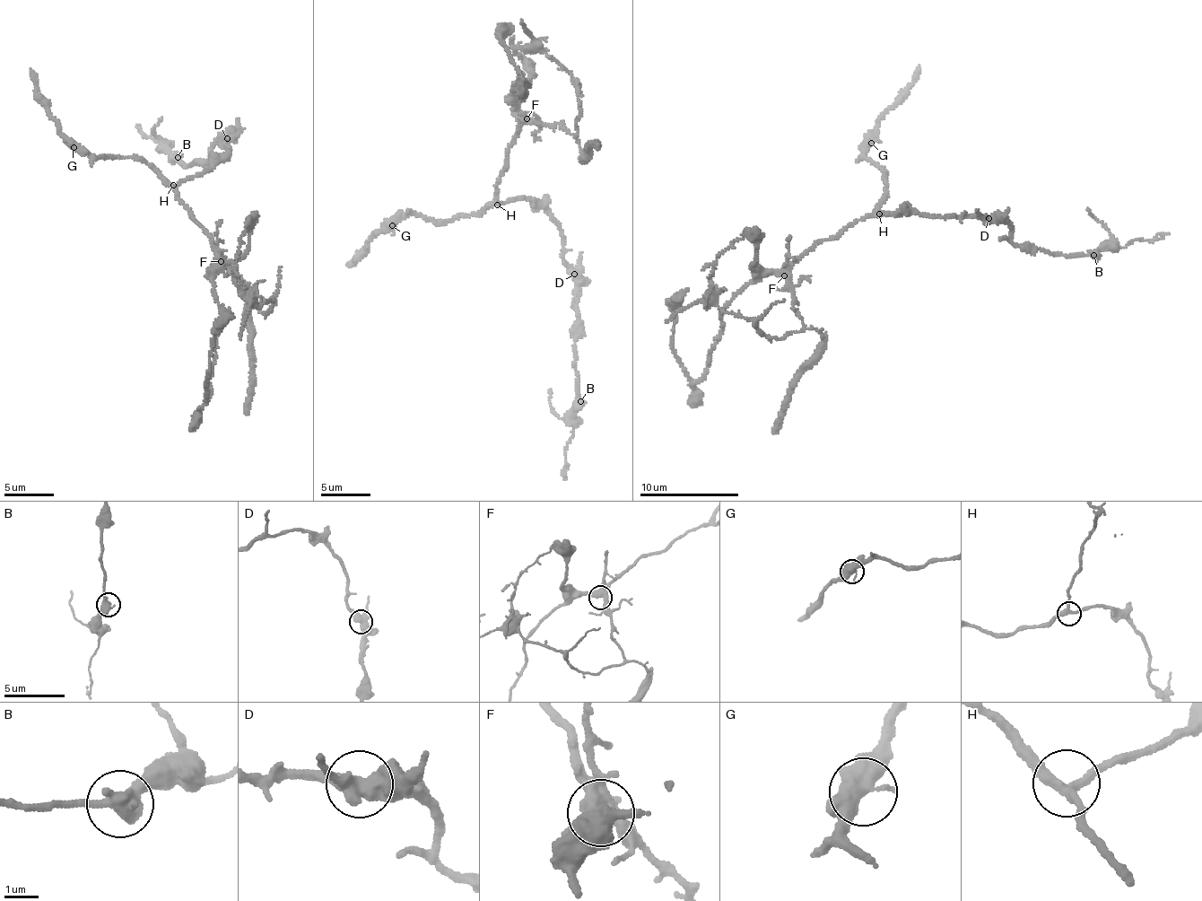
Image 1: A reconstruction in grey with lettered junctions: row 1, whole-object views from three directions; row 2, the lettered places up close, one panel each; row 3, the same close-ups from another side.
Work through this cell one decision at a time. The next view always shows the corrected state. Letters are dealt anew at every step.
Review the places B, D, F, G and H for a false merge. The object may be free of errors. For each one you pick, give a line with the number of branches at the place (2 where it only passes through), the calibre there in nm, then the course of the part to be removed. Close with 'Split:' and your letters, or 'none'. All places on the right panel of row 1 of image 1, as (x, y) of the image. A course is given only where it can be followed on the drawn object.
F: Branches: 3. Thickness 400 nm. Course of the part to remove: (785, 276), (793, 307), (803, 326), (783, 338), (769, 337), (753, 323), (701, 302), (666, 322)
Split: F

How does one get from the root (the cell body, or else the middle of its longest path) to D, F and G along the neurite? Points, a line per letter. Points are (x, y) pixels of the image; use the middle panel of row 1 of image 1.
D: (498, 191), (500, 202), (529, 197), (545, 210), (562, 237), (562, 263), (575, 275)
F: (498, 191), (496, 183), (509, 158), (509, 144), (515, 140), (519, 126), (527, 118)
G: (498, 191), (498, 201), (475, 214), (426, 221), (421, 216), (405, 214), (392, 225)

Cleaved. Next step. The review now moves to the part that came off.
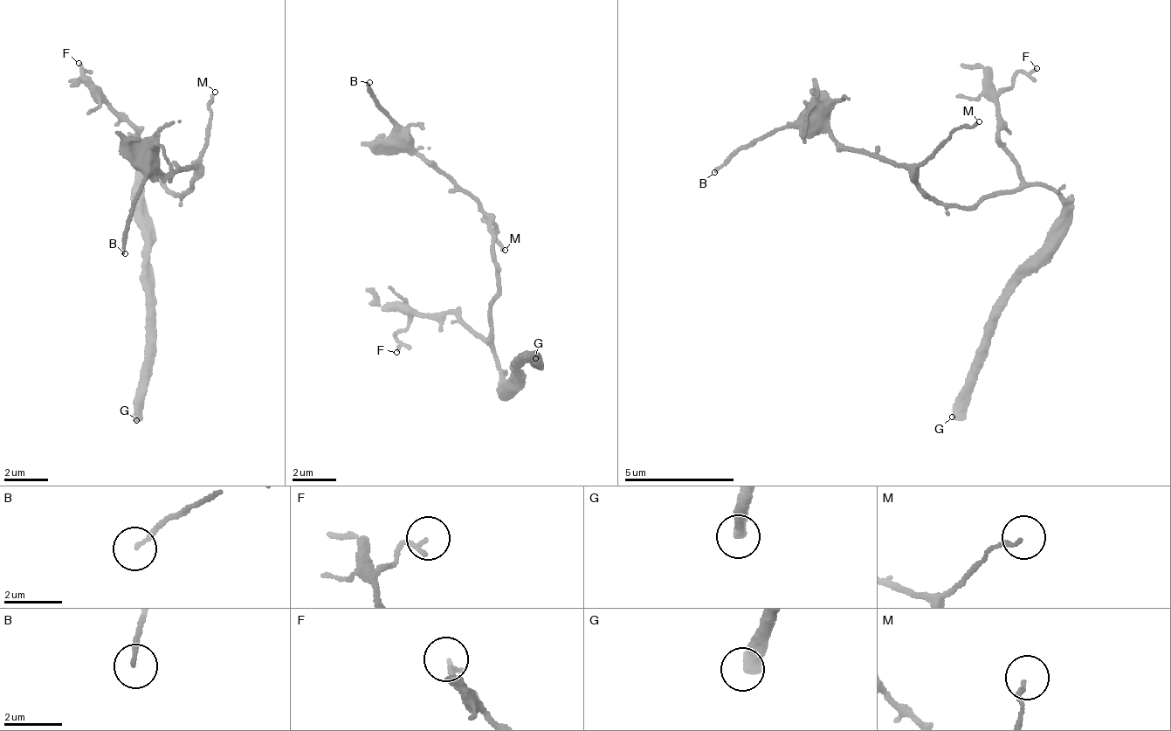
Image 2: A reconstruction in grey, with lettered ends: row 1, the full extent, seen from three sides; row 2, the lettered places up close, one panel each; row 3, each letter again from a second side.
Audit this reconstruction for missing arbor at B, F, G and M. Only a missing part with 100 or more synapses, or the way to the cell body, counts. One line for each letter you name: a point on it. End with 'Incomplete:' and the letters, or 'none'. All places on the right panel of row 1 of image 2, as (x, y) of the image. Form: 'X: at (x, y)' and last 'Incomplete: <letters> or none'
G: at (952, 417)
Incomplete: G

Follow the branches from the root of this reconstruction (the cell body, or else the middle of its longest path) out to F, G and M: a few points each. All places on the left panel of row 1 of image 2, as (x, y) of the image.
F: (161, 174), (148, 157), (133, 123), (86, 80), (79, 63)
G: (161, 174), (151, 155), (144, 201), (153, 240), (147, 255), (154, 293), (143, 405), (136, 420)
M: (161, 174), (157, 182), (175, 197), (176, 194), (180, 197), (192, 182), (194, 158), (206, 137), (215, 92)

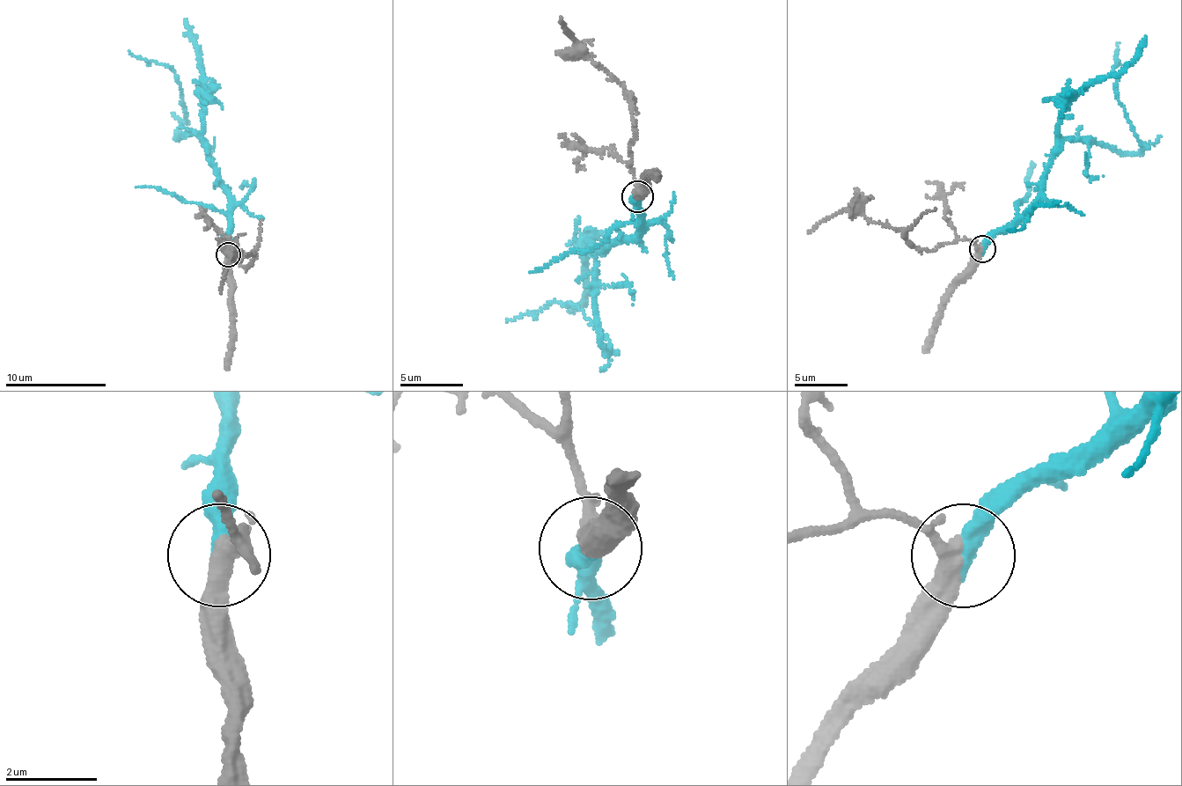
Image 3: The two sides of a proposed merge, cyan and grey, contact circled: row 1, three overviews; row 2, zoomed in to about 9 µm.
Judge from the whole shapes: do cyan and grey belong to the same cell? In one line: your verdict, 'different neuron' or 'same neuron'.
same neuron

